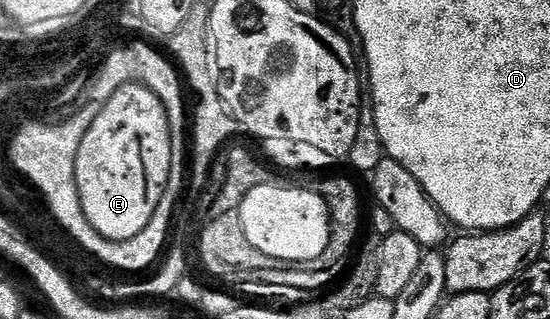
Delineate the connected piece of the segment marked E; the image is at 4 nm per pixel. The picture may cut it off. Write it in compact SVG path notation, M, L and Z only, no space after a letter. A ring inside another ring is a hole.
M133 82L120 87L112 96L112 100L99 105L96 120L92 120L92 128L88 128L88 132L84 132L84 140L80 140L80 148L76 152L76 188L80 192L80 204L84 208L84 216L88 220L88 224L92 224L92 228L96 228L96 232L109 242L123 242L132 240L132 236L140 236L140 232L144 232L144 228L148 228L148 220L152 220L152 212L156 212L166 191L166 185L170 181L172 181L172 140L170 139L170 125L165 104L146 86Z

